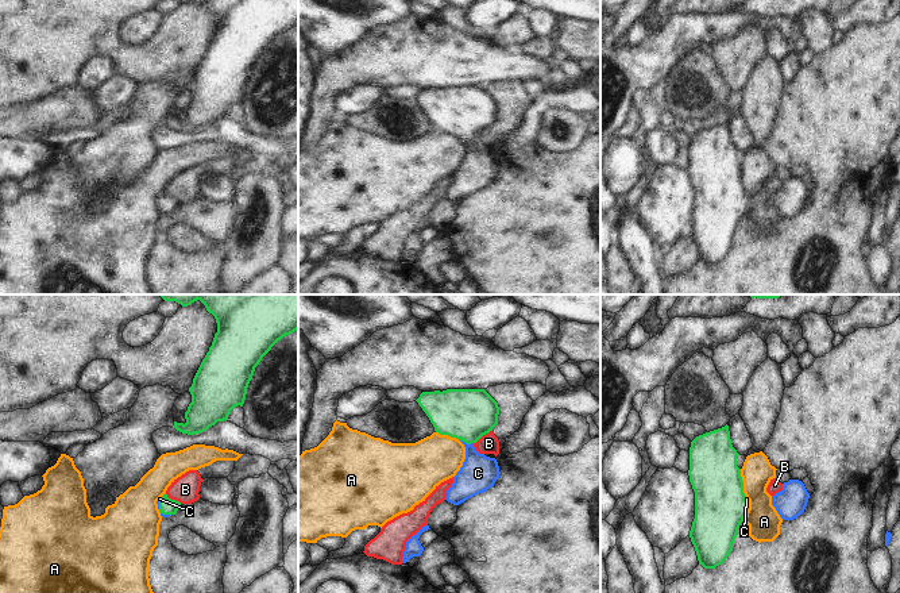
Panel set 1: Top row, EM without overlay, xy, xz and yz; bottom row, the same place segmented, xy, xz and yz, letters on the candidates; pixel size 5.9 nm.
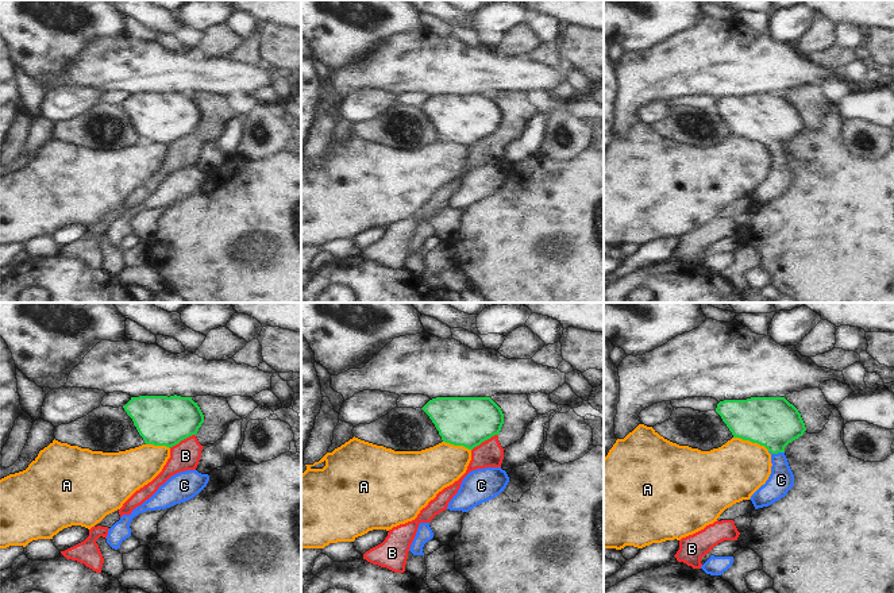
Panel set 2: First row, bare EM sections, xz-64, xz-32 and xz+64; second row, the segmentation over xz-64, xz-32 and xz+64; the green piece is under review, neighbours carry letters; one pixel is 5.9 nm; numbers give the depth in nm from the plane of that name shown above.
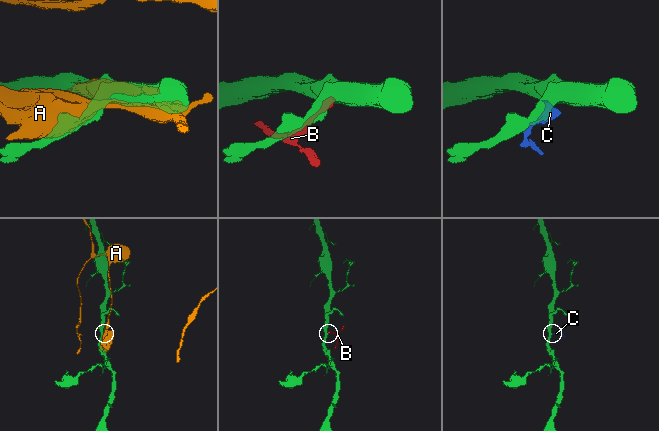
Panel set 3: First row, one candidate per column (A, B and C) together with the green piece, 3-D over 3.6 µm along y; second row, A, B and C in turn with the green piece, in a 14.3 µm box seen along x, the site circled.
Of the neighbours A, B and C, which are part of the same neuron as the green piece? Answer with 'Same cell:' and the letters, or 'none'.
Same cell: C

